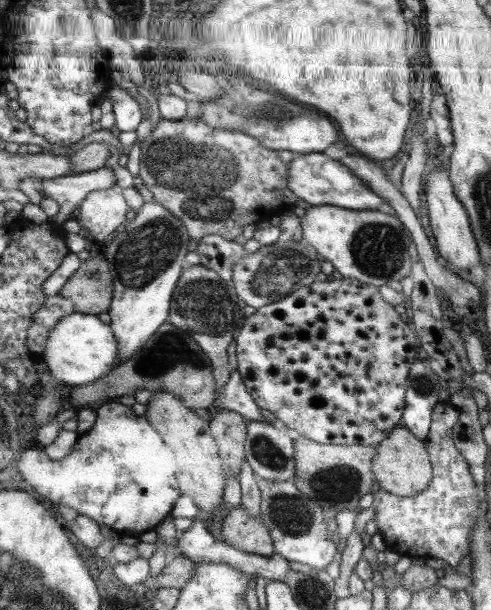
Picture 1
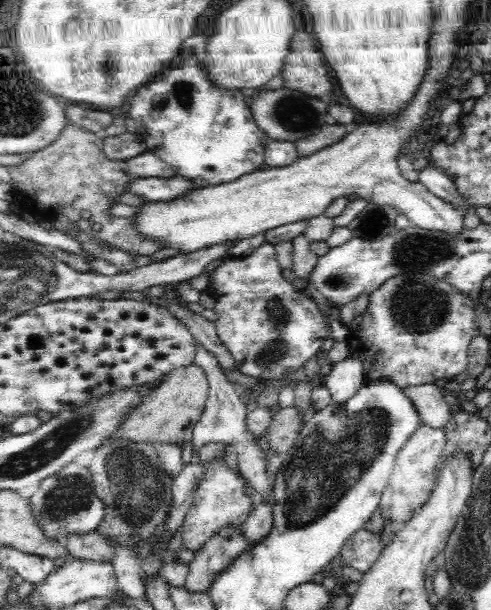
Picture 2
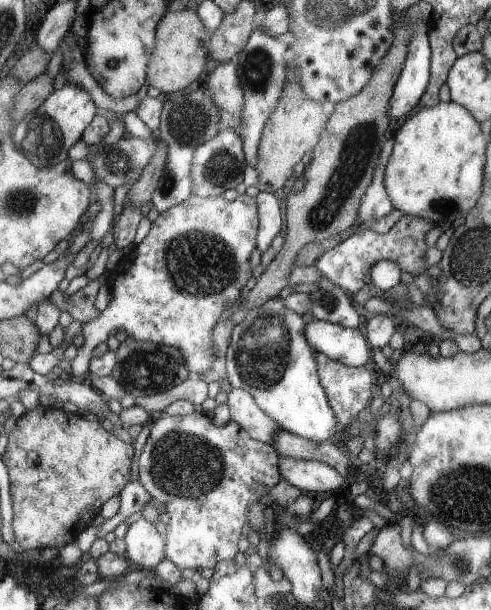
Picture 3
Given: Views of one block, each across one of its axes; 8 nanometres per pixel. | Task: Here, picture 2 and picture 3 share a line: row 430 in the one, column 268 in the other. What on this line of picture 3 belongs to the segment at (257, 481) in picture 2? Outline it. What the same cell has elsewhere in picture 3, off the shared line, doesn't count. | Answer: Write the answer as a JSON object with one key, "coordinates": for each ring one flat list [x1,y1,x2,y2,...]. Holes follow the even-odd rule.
{"coordinates":[[258,193,256,205,259,209,260,228,257,231,257,248,260,252,265,252,269,248,272,238,281,230,284,219,279,210,279,202,273,193]]}

